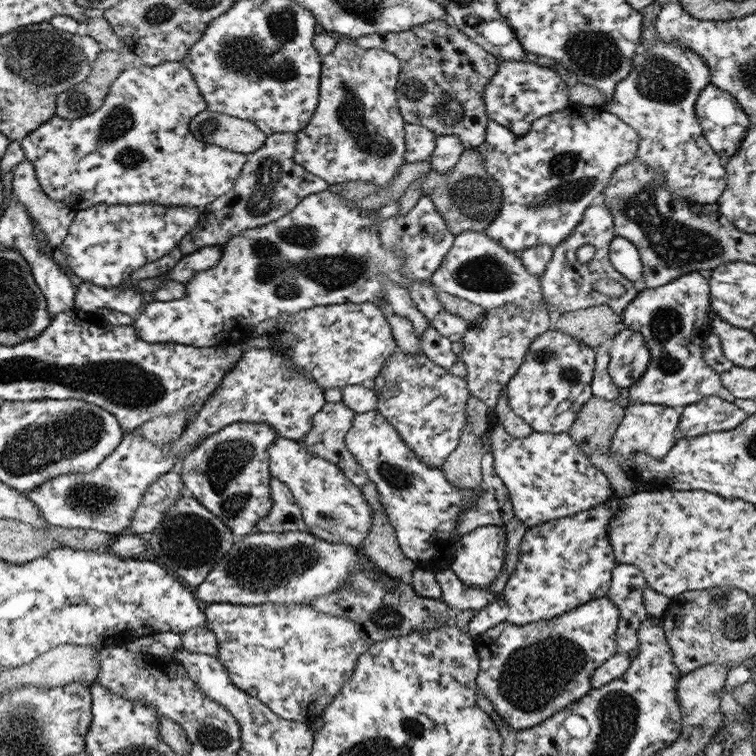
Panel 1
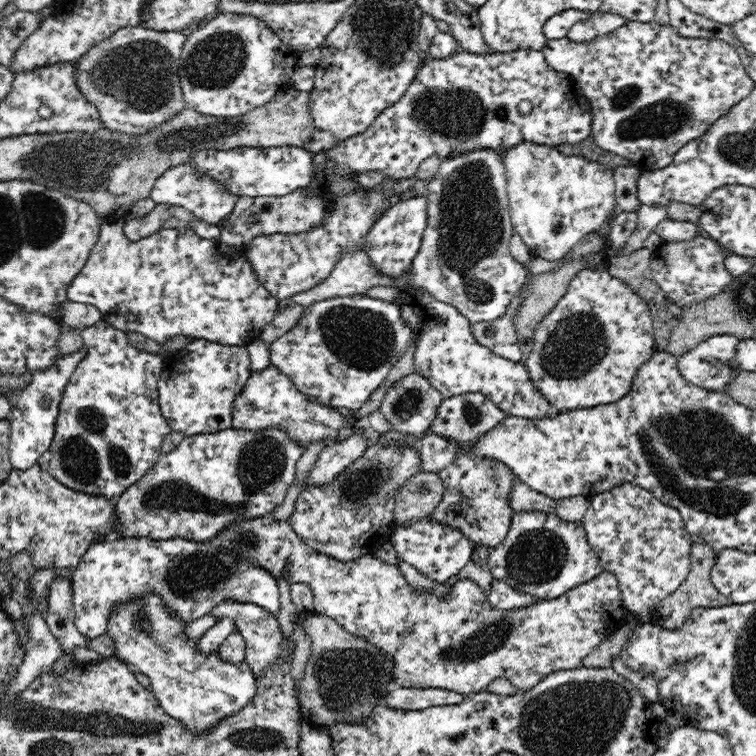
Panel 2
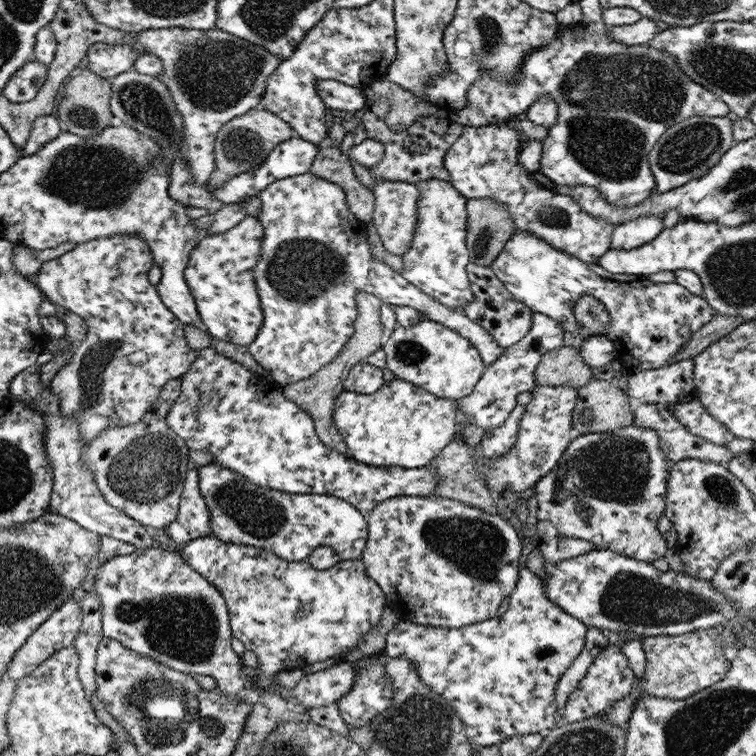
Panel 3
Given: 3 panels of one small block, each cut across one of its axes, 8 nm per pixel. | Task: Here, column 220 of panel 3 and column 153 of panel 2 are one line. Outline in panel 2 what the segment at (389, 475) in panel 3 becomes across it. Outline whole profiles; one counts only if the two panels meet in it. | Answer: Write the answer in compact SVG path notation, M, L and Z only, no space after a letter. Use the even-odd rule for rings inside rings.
M100 320L80 332L86 358L80 362L63 392L51 446L38 463L58 482L84 494L116 499L156 464L164 438L171 432L159 405L158 382L165 359L132 346L128 334Z

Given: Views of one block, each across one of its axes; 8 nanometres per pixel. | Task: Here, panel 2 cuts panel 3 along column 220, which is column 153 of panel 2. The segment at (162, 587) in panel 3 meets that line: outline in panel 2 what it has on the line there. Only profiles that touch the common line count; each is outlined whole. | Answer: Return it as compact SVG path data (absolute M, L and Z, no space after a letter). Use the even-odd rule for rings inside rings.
M152 592L142 598L132 598L114 606L106 624L106 634L116 645L116 656L127 662L133 670L138 670L150 678L148 688L156 695L164 712L180 720L180 724L183 724L192 734L204 734L223 718L238 714L256 696L256 676L245 660L230 664L220 660L219 652L202 654L195 647L192 639L187 641L184 637L183 632L188 624L190 622L184 622L174 616L173 612L167 609L163 598Z

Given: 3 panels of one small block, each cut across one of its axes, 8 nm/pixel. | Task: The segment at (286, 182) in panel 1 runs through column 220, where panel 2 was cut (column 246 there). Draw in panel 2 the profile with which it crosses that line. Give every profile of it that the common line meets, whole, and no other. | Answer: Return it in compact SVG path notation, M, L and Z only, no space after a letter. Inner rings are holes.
M304 188L282 196L249 197L238 195L232 212L220 222L219 240L228 246L245 247L253 238L276 233L297 235L320 224L326 210L326 199L304 195Z

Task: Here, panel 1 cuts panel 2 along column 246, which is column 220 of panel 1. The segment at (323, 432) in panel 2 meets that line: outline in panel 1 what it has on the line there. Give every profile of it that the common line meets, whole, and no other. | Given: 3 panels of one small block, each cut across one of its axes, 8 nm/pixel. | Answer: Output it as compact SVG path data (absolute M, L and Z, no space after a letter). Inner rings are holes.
M250 345L243 350L240 362L236 362L234 370L222 378L211 397L205 400L203 407L197 411L197 417L190 419L184 425L182 436L172 444L172 446L158 446L154 442L148 442L146 438L138 436L139 430L125 432L120 446L116 447L94 470L89 473L69 474L48 479L37 489L24 491L37 507L39 513L49 522L50 525L64 528L88 528L88 530L98 530L98 532L108 532L120 536L128 532L132 517L144 498L146 489L159 476L172 470L178 456L185 456L188 446L196 444L200 439L206 439L210 435L222 430L225 426L235 422L255 422L268 423L272 425L279 437L284 439L296 440L302 442L302 439L312 431L313 418L323 409L327 403L324 393L325 390L317 385L311 377L306 377L294 368L294 363L288 359L284 353L278 353L272 348L258 348Z

